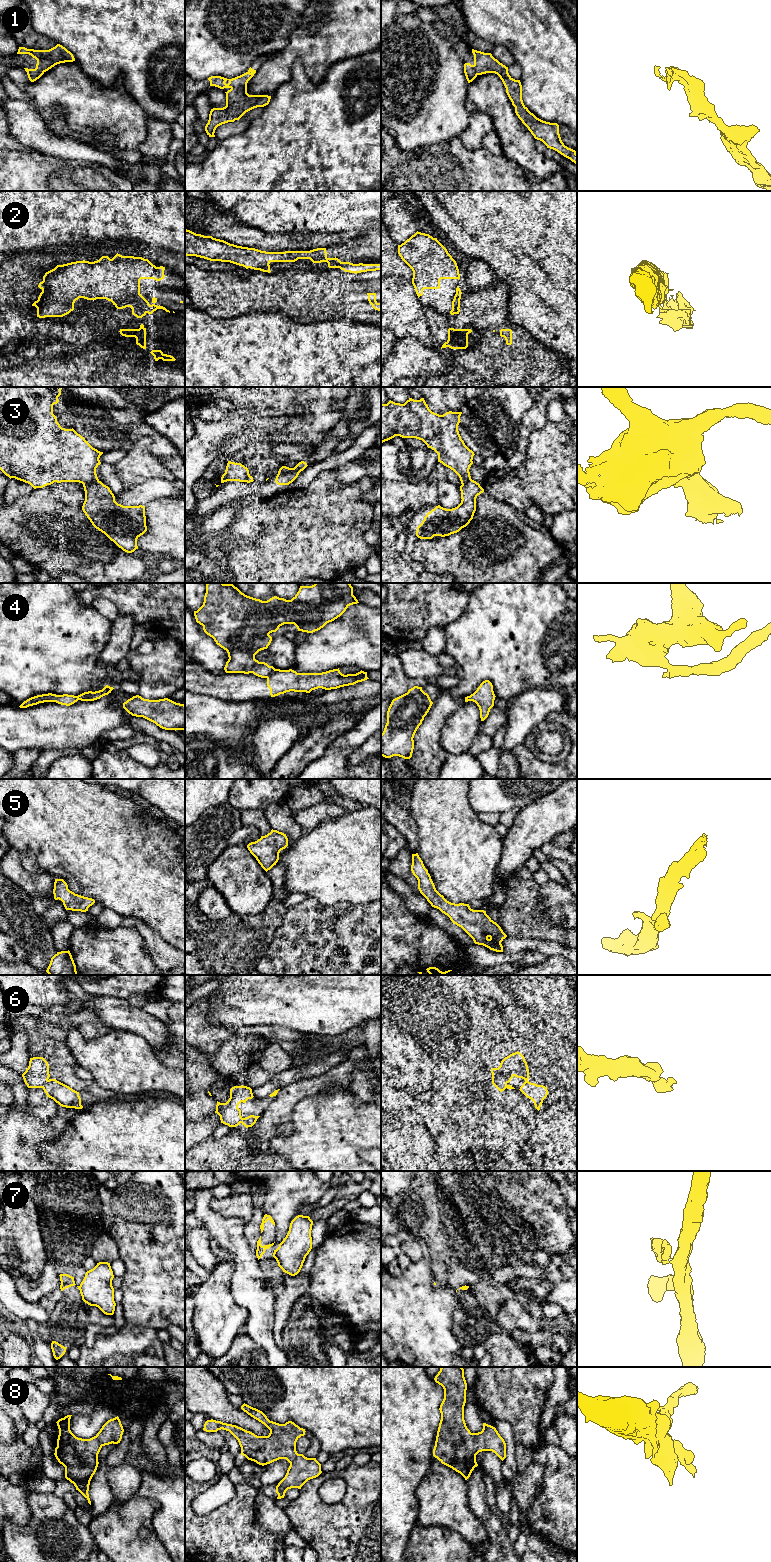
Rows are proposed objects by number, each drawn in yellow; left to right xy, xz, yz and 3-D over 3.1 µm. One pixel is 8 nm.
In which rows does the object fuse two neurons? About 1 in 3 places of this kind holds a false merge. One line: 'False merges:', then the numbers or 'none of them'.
False merges: 2, 3, 4, 7

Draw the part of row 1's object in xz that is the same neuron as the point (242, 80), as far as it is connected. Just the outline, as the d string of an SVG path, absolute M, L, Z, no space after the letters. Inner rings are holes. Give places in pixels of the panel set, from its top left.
M250 67L246 73L232 79L221 76L208 78L210 86L229 89L225 92L226 106L213 108L210 111L209 120L205 126L205 131L209 137L215 137L214 133L218 126L239 120L246 112L269 104L271 96L249 95L247 93L247 83L255 73L256 70Z

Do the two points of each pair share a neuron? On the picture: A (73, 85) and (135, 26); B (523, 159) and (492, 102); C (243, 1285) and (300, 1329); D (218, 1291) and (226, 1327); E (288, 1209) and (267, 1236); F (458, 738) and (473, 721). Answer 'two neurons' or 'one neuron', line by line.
A: two neurons
B: one neuron
C: two neurons
D: one neuron
E: two neurons
F: one neuron

